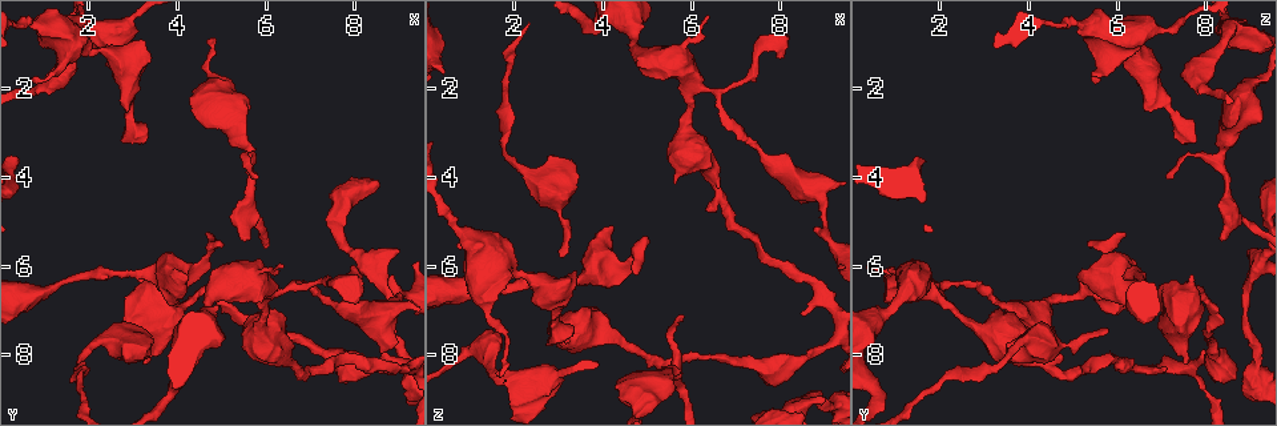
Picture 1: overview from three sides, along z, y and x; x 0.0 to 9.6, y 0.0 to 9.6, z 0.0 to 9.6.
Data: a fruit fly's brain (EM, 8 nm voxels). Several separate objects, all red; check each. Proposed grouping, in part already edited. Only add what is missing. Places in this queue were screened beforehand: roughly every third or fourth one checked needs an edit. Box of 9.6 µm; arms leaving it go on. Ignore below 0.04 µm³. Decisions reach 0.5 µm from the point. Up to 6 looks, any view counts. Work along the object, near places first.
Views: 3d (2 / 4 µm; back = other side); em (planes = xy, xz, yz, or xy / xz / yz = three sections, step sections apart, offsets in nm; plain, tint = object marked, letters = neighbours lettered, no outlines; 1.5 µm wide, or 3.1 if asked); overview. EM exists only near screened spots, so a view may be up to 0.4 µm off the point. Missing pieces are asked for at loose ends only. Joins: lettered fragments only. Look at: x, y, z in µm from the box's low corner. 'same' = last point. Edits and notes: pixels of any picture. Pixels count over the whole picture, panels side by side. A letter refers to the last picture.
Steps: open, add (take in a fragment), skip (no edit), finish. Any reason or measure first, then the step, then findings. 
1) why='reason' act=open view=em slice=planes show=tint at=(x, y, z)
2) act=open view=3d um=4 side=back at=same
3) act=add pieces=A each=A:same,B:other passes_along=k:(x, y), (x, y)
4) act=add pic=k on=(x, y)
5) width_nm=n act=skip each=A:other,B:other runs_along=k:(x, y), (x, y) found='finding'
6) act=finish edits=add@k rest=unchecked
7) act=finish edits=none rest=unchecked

why='branch stops here' act=open view=3d um=4 at=(0.70, 1.80, 5.60)

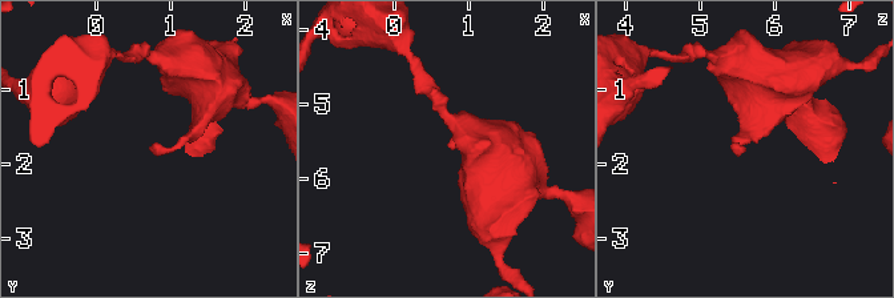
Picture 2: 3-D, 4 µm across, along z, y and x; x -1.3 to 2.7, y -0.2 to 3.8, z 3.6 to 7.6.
why='shape alone is not enough' act=open view=em slice=xz step=8 show=letters at=(0.65, 1.75, 5.55)

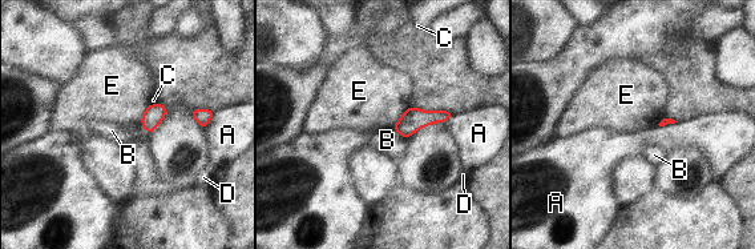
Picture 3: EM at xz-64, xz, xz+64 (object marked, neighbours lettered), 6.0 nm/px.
act=open view=em slice=yz step=8 show=letters at=same

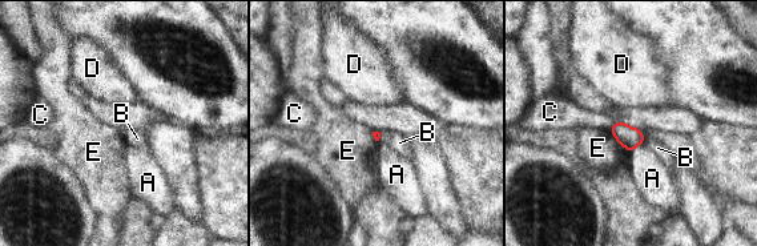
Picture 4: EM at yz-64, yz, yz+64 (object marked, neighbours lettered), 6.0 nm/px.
act=skip each=A:other,B:other,C:other,D:other,E:other border=4:(609, 129), (612, 136), (628, 152) found='no lettered fragment goes on from it'

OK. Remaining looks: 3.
why='thick end' act=open view=3d um=2 at=(4.20, 6.35, 5.10)

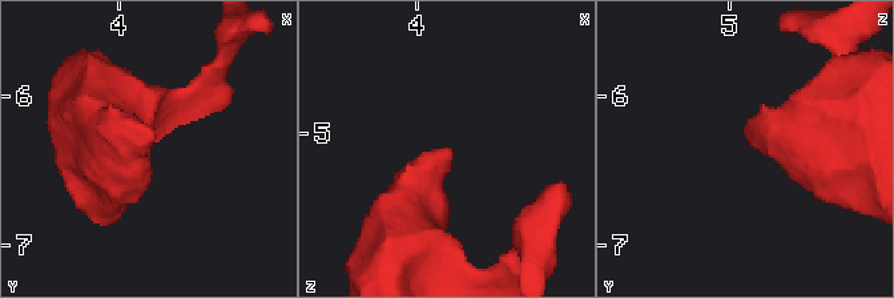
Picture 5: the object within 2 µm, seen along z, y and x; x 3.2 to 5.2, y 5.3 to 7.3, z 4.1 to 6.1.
why='shape alone is not enough' act=open view=em slice=planes show=plain at=(4.20, 6.30, 5.12)

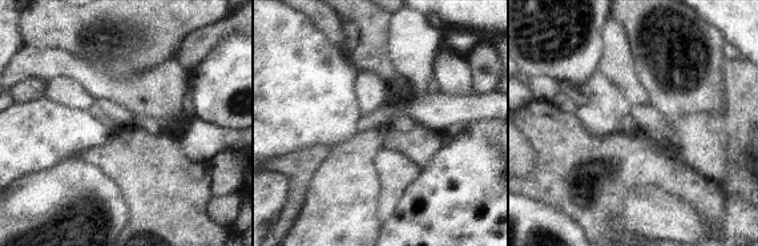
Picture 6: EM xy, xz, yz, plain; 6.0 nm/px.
why='what lies round it' act=open view=em slice=planes show=letters at=same

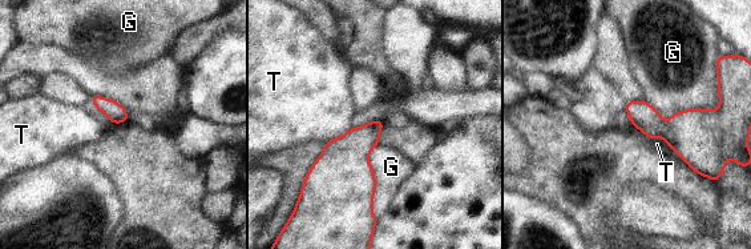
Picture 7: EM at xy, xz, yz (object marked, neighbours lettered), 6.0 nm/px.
act=skip each=G:other,T:other border=7:(351, 128), (324, 144) found='none of them fits'

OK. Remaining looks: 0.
act=finish edits=none rest=unchecked

